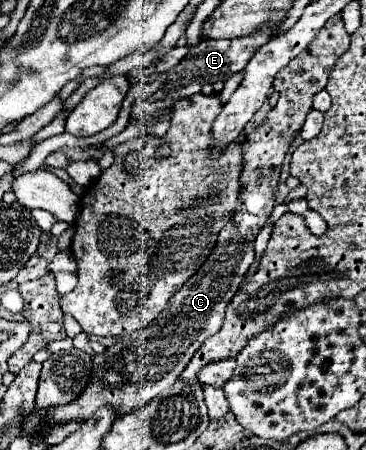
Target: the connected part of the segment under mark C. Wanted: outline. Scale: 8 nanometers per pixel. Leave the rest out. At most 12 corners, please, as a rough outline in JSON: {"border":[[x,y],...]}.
{"border":[[341,16],[285,66],[243,144],[233,220],[153,326],[93,356],[49,422],[173,386],[255,262],[283,156],[349,48]]}

